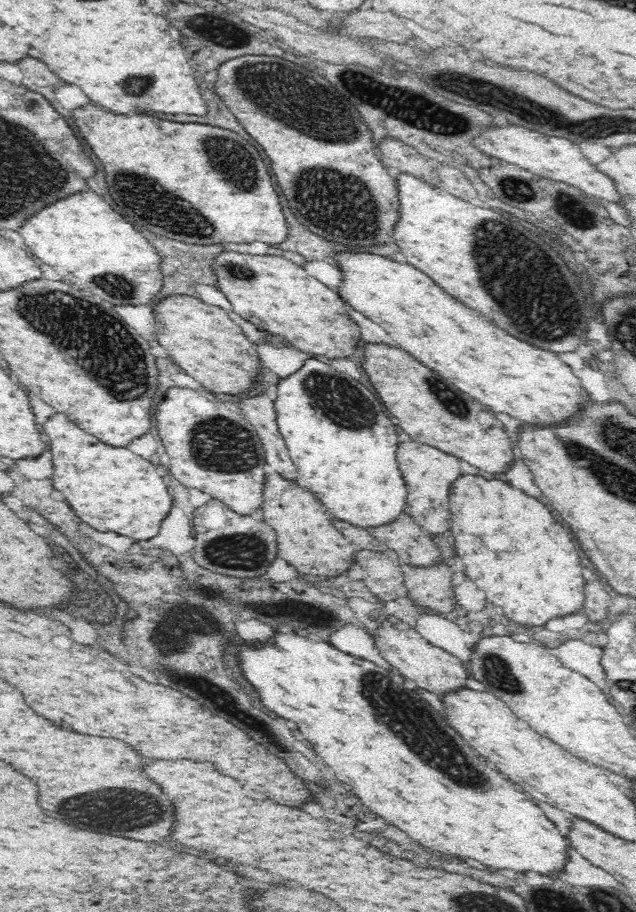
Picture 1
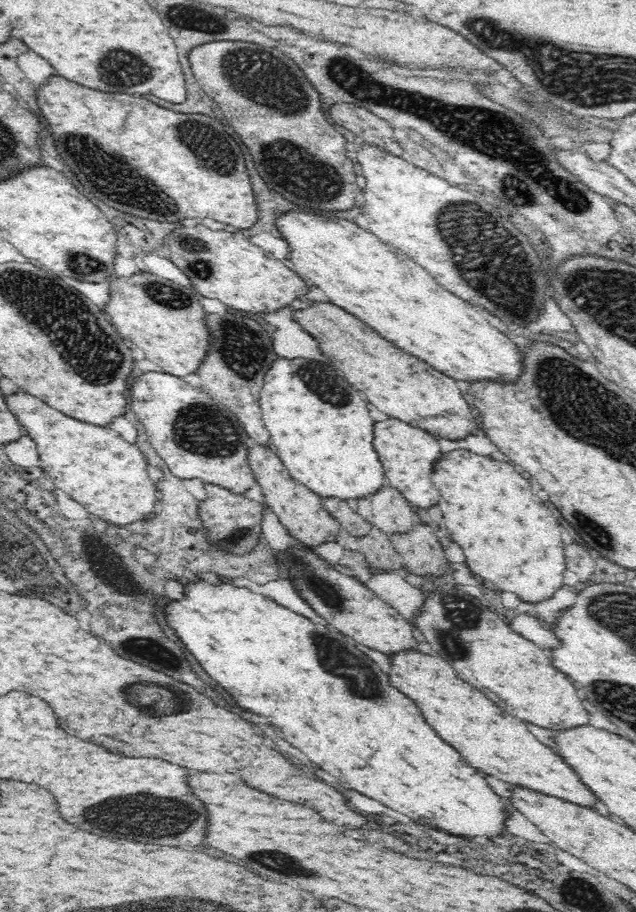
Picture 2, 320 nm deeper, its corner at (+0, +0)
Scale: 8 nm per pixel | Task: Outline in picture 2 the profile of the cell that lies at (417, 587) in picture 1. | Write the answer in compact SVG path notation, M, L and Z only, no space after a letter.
M420 522L408 534L390 535L394 548L400 553L404 567L410 574L436 579L448 571L448 560L435 532L436 529Z

